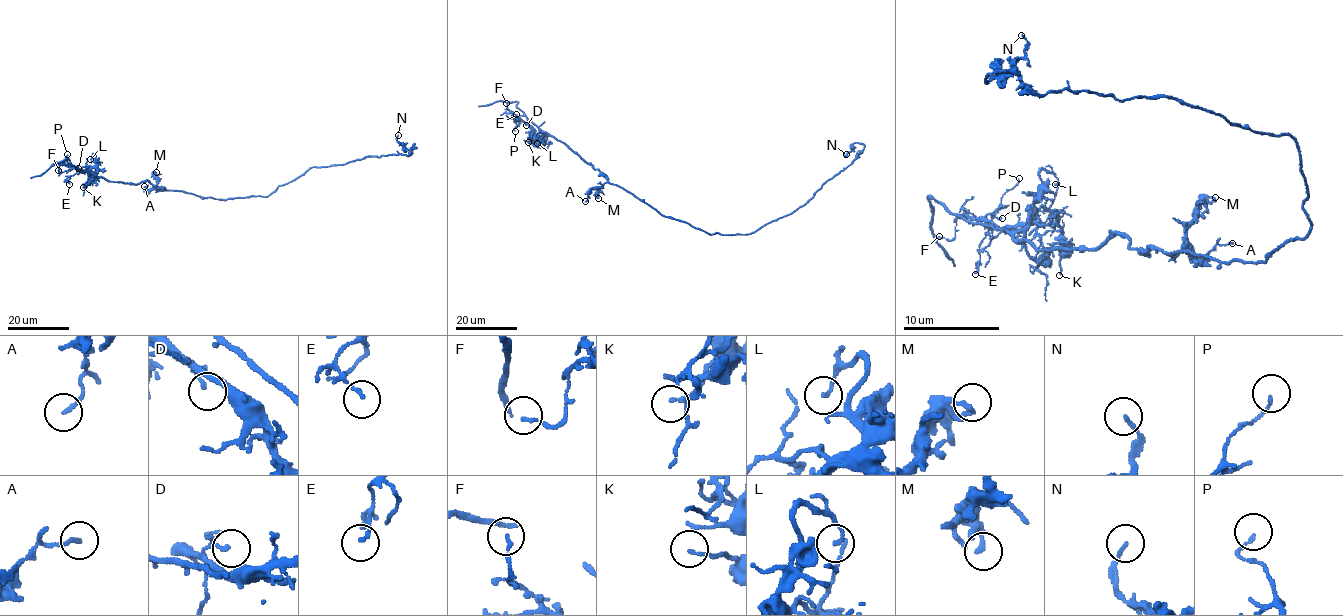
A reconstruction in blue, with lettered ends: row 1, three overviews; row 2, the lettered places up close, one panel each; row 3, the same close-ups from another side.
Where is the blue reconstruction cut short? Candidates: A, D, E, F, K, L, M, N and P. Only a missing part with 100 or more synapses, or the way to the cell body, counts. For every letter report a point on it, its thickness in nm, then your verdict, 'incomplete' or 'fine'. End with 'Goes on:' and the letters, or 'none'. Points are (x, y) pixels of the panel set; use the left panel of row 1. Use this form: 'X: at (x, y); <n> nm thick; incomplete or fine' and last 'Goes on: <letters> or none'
A: at (144, 186); 160 nm thick; fine
D: at (78, 168); 110 nm thick; fine
E: at (69, 184); 130 nm thick; fine
F: at (58, 170); 100 nm thick; fine
K: at (83, 187); 110 nm thick; fine
L: at (90, 159); 120 nm thick; fine
M: at (156, 172); 160 nm thick; fine
N: at (398, 135); 130 nm thick; fine
P: at (67, 154); 120 nm thick; fine
Goes on: none

